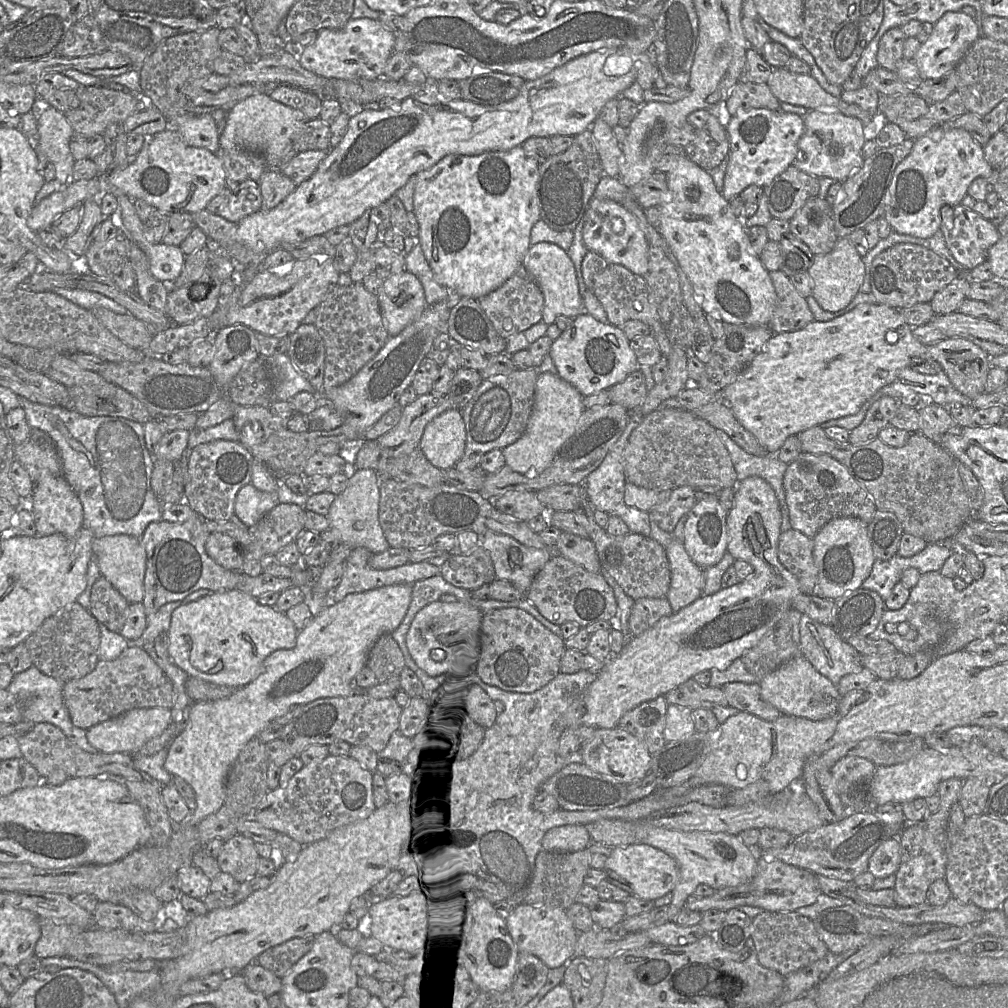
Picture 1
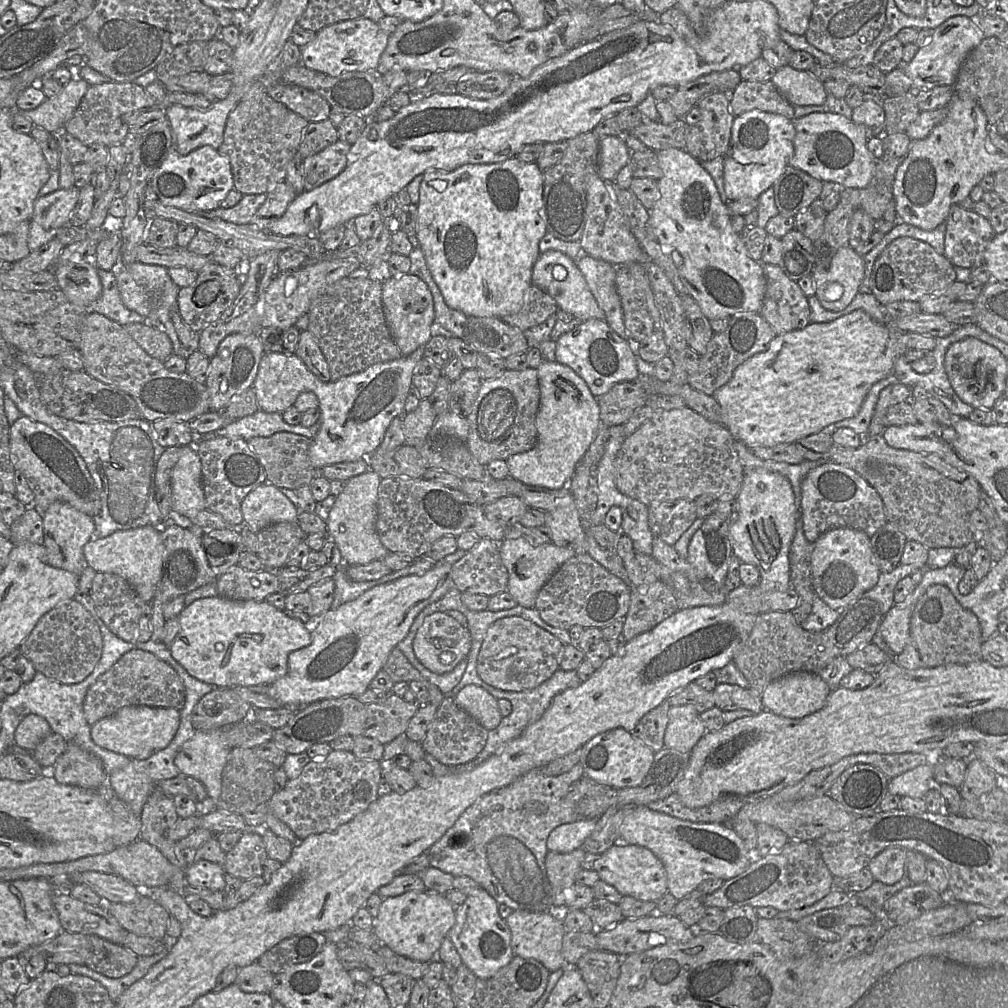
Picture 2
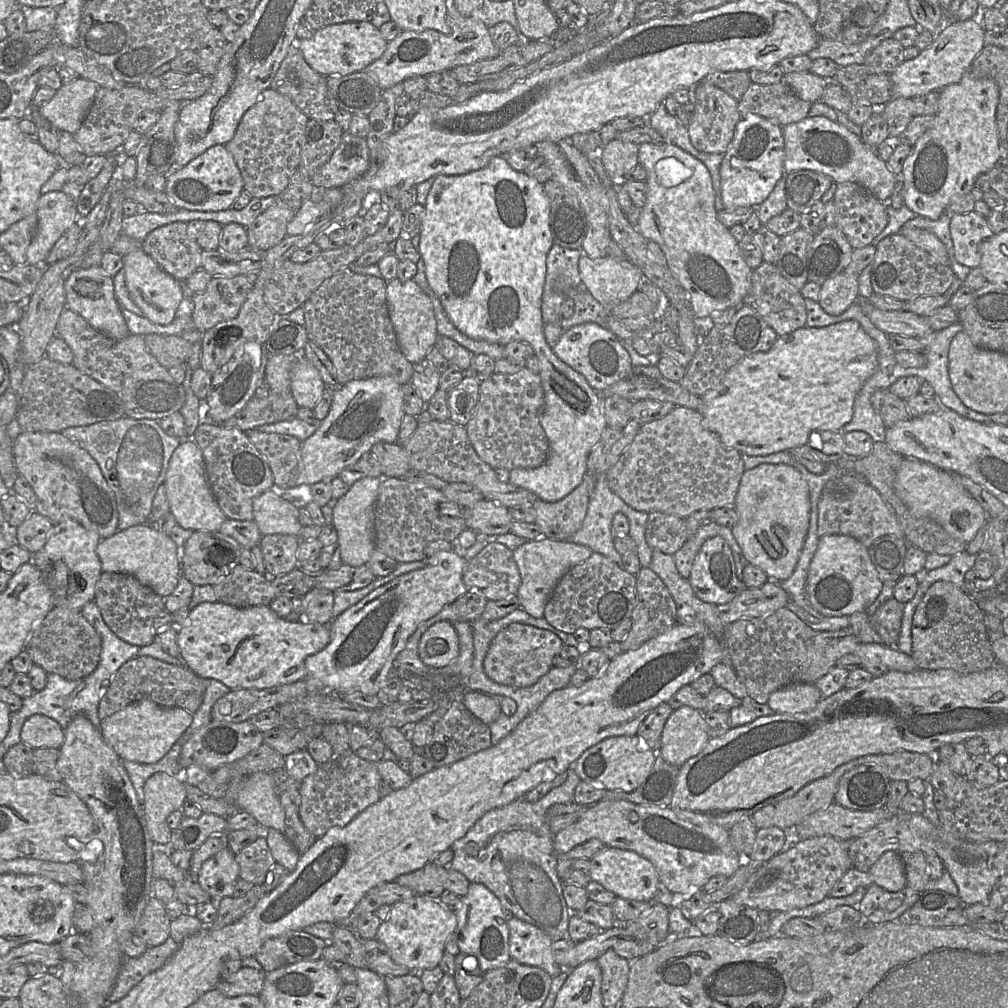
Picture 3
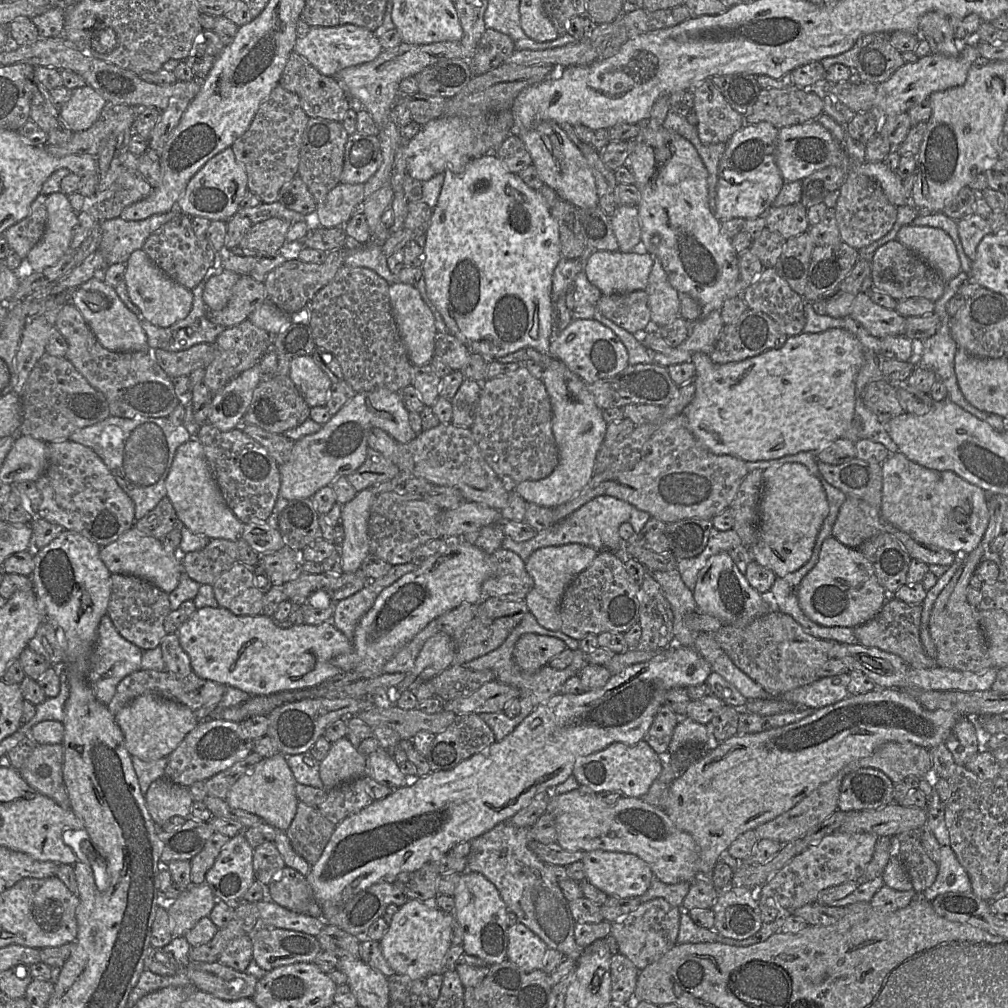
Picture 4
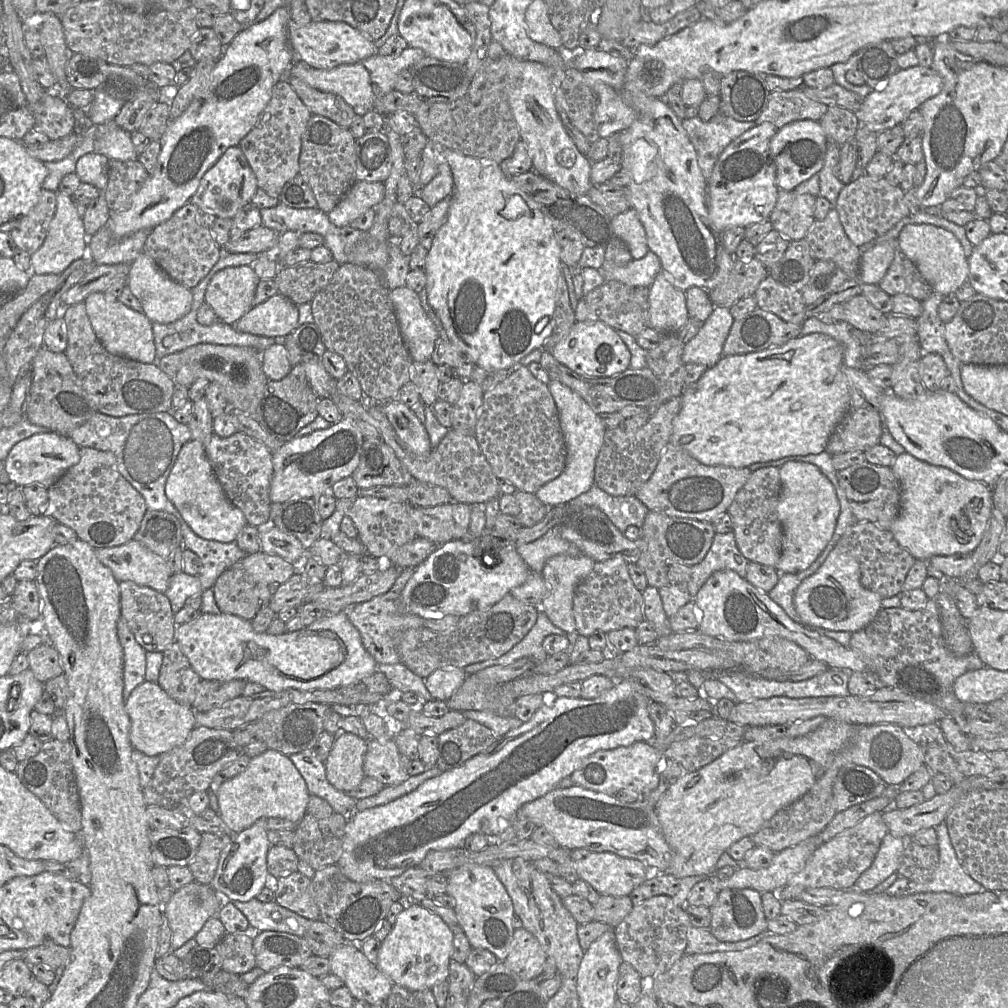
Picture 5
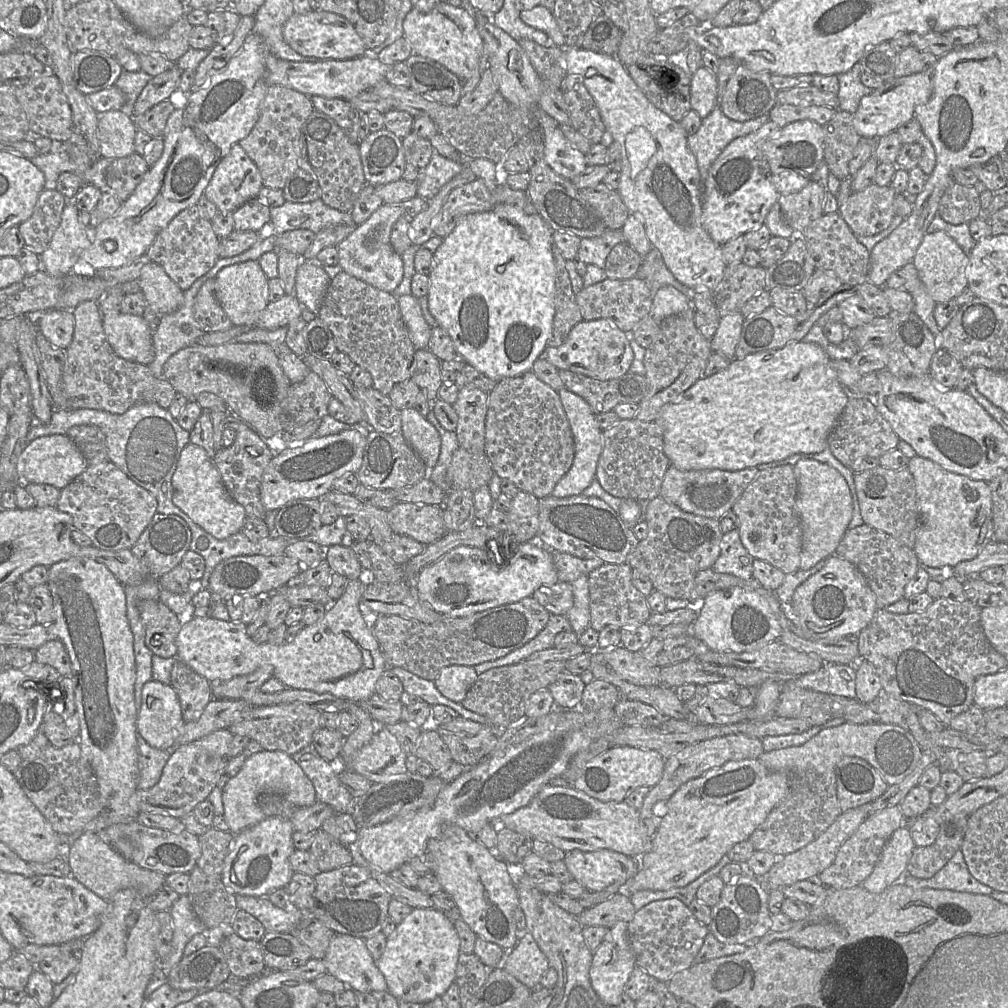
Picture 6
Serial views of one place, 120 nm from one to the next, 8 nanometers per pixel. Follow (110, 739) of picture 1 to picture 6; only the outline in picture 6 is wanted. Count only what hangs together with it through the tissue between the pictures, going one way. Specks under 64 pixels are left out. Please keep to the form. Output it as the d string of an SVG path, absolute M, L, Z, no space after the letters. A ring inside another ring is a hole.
M154 680L146 682L137 714L137 734L154 748L173 749L184 724L179 698L172 686Z

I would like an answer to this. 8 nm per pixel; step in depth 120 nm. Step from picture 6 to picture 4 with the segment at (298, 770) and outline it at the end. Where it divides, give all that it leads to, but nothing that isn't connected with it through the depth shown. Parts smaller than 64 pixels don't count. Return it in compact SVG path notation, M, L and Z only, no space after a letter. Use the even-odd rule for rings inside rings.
M279 753L263 758L248 773L240 777L230 788L225 801L235 809L259 816L264 823L277 830L285 831L297 811L299 799L295 792L296 783L286 758Z

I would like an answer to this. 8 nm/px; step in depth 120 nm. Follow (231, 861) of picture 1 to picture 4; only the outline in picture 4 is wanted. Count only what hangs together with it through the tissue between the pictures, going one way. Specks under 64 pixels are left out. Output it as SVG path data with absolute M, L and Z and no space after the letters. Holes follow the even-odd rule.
M265 842L254 848L255 881L268 885L284 867L283 857L273 842Z

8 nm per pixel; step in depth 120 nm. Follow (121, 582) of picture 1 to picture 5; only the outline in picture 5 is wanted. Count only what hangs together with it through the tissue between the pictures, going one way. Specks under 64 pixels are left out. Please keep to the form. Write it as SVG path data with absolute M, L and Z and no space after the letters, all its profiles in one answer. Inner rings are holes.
M135 539L119 546L96 549L95 553L118 581L132 581L164 593L174 575L167 559Z

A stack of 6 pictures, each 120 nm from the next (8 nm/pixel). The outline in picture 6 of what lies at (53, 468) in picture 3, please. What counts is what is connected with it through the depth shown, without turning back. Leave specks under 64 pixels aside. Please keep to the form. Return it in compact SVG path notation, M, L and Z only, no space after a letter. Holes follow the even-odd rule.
M107 461L89 464L83 473L61 489L56 508L70 514L74 529L88 536L95 547L107 551L118 551L132 549L157 513L157 505L157 499L148 490L136 484L116 465Z

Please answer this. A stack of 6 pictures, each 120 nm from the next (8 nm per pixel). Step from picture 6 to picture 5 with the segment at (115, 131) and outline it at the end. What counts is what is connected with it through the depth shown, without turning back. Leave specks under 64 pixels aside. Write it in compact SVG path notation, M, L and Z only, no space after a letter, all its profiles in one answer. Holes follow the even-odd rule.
M113 120L96 126L94 152L105 155L109 160L128 161L138 157L131 133L123 130Z

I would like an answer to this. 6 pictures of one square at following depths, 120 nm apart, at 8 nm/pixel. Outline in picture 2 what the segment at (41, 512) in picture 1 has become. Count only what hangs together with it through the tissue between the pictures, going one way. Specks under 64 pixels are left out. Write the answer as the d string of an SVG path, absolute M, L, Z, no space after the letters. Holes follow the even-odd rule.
M56 501L52 503L43 514L43 530L45 562L53 567L64 569L80 576L85 568L89 566L85 559L83 549L84 546L94 537L95 525L93 519L67 503Z

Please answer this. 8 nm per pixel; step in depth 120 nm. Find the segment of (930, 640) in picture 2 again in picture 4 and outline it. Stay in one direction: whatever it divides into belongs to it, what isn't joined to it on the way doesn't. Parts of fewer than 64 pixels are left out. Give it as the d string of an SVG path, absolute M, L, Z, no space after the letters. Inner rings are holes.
M979 545L971 553L963 554L963 562L949 583L937 597L930 613L929 633L936 646L937 667L956 671L978 672L992 667L988 644L981 628L978 610L967 601L970 579L980 562L989 557L989 546Z

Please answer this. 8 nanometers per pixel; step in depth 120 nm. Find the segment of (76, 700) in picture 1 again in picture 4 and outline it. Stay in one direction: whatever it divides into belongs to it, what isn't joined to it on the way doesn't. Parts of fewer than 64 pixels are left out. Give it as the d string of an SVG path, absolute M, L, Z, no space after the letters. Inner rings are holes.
M140 669L124 677L116 687L115 694L107 707L114 715L123 706L134 698L144 694L156 694L161 697L174 700L190 708L199 721L212 717L216 712L219 702L226 691L226 685L202 679L194 672L188 676L179 678L174 674L163 670L145 670Z

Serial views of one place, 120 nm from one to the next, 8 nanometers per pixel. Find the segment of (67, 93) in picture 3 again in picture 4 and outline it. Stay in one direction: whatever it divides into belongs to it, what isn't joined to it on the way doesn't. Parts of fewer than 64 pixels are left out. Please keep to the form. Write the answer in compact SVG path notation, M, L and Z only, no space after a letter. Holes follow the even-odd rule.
M91 86L72 90L67 102L59 107L59 116L74 133L87 130L99 118L106 100Z

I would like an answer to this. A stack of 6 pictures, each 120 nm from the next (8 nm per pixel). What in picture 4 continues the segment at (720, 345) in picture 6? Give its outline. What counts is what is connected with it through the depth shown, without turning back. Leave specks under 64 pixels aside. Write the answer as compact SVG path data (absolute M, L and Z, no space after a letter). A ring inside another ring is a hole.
M714 310L705 318L692 323L687 339L675 347L671 354L659 353L651 349L647 349L647 353L654 363L666 368L670 365L690 362L693 354L697 352L707 355L711 353L723 326L720 310Z

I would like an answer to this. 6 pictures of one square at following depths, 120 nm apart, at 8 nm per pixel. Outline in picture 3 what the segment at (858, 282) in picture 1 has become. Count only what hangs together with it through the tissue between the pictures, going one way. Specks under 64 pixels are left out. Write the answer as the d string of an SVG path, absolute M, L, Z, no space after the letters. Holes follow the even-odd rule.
M845 271L825 281L820 287L819 304L830 315L845 312L859 298L858 276Z

